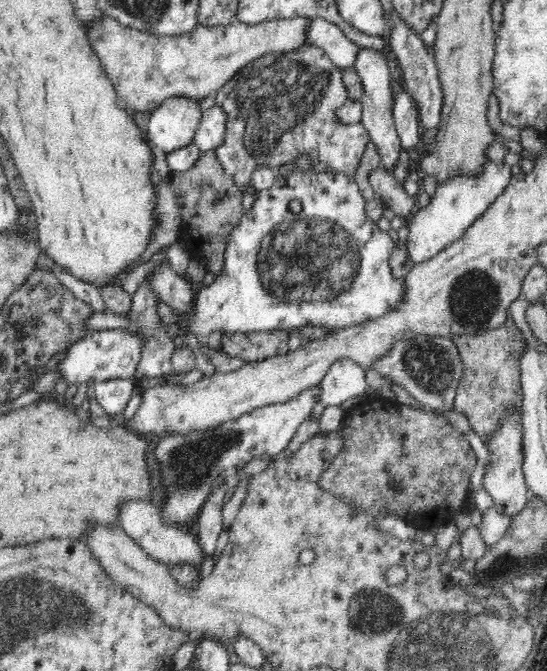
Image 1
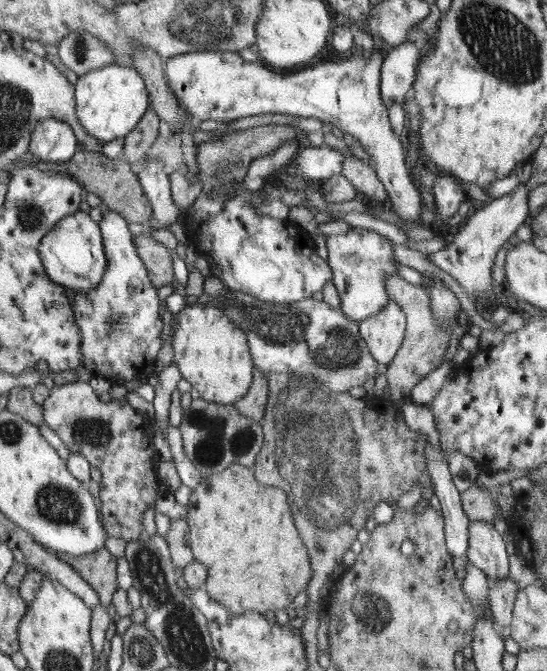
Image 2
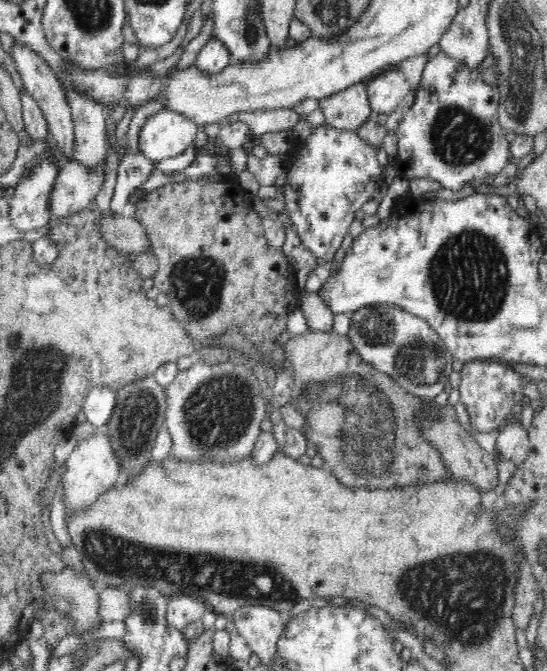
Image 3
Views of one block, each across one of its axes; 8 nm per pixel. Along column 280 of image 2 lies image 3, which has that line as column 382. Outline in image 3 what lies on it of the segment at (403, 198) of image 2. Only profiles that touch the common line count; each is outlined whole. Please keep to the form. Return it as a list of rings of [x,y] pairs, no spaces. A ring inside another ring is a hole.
[[[398,67],[375,77],[365,87],[374,115],[394,112],[411,89],[406,75]]]

